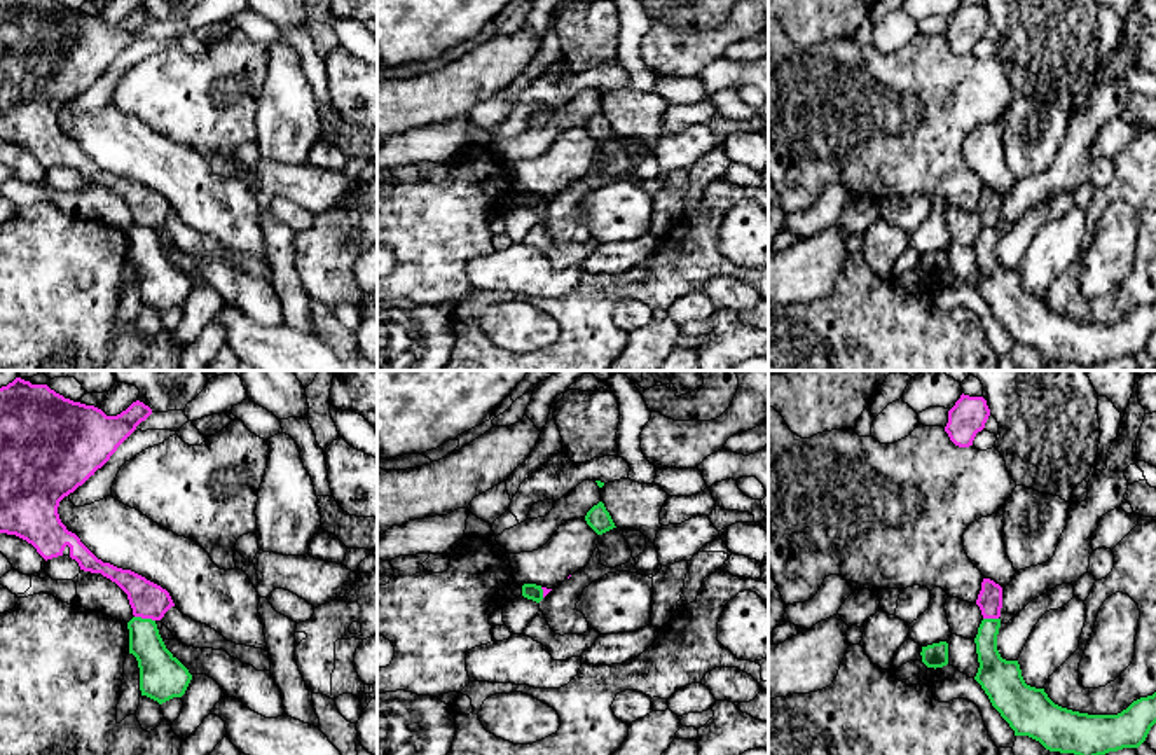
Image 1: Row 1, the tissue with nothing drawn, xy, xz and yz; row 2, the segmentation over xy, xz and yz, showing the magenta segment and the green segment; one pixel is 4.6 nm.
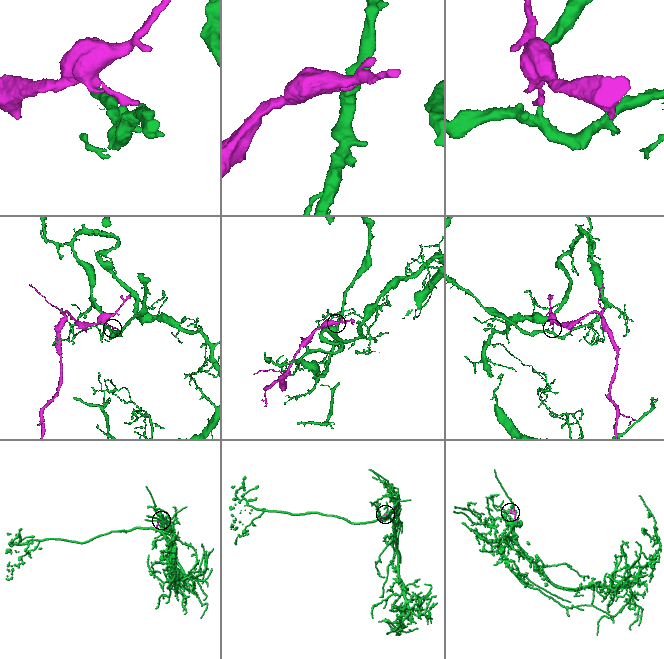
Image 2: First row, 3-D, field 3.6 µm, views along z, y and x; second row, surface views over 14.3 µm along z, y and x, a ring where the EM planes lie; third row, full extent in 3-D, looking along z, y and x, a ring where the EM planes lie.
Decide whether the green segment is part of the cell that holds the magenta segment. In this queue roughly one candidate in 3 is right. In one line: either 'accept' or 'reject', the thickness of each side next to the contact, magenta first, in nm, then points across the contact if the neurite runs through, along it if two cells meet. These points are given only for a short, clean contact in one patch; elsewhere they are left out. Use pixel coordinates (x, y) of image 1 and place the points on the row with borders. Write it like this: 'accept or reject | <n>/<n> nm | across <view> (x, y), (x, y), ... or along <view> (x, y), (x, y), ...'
reject | 160/180 nm | along xy (135, 616), (154, 621)

